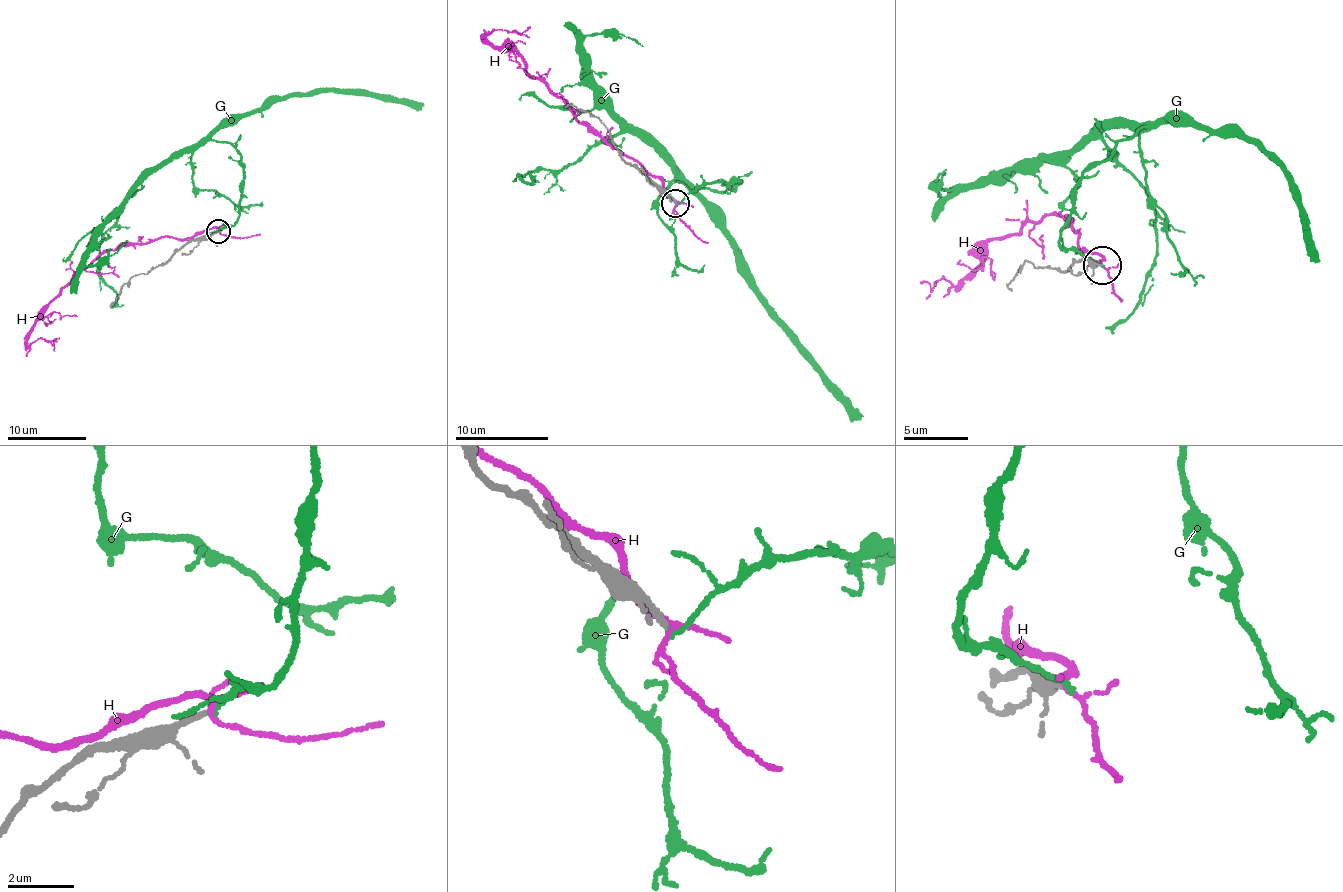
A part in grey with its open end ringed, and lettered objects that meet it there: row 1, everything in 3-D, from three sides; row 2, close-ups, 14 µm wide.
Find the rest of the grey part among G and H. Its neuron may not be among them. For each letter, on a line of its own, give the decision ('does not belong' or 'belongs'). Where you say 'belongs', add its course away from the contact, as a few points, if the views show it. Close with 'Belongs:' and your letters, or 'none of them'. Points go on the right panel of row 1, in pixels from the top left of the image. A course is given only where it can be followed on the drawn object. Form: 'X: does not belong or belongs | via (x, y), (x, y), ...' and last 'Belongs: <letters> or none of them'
G: belongs | via (1099, 264), (1062, 247), (1074, 183), (1146, 123), (1110, 120), (1070, 150), (941, 192), (933, 183), (945, 169)
H: does not belong
Belongs: G

